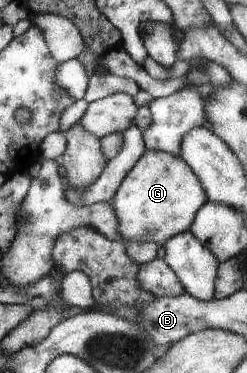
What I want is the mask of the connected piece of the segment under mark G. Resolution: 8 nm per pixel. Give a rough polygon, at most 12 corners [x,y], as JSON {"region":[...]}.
{"region":[[146,150],[111,198],[125,244],[164,244],[207,203],[180,156]]}

